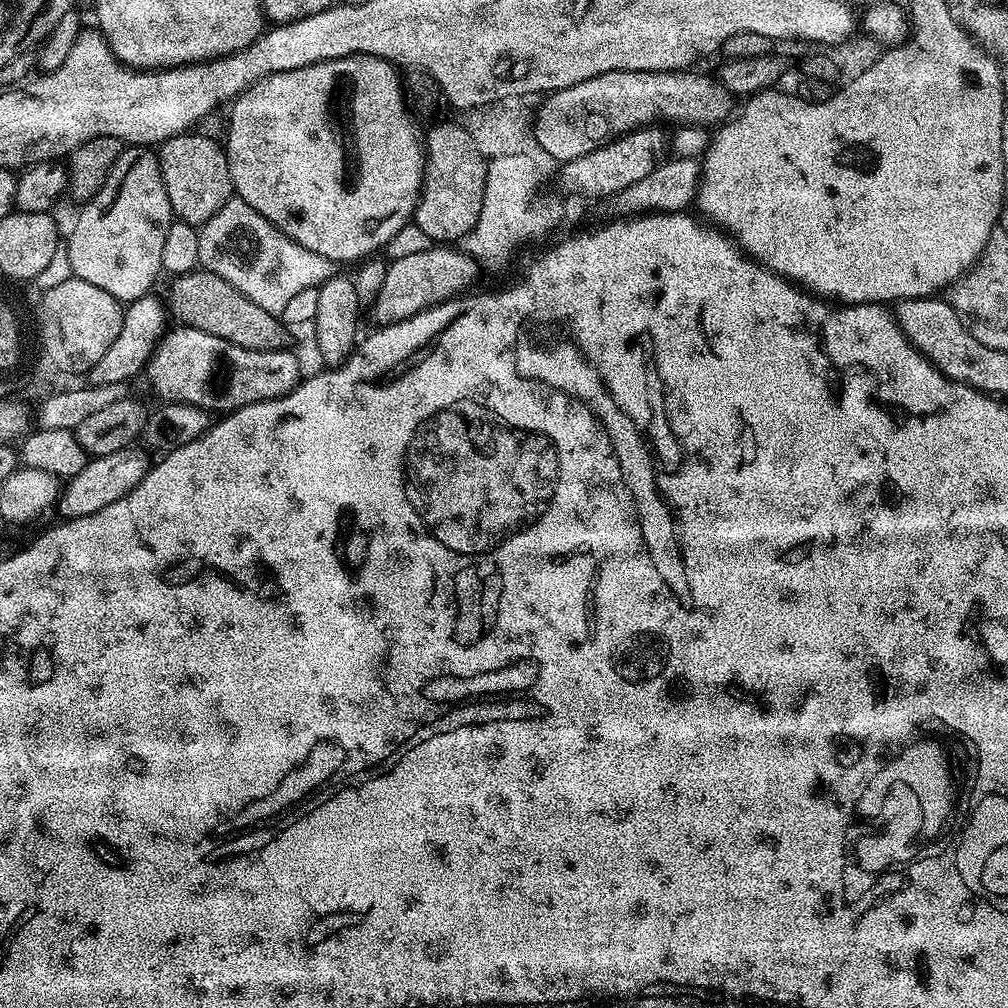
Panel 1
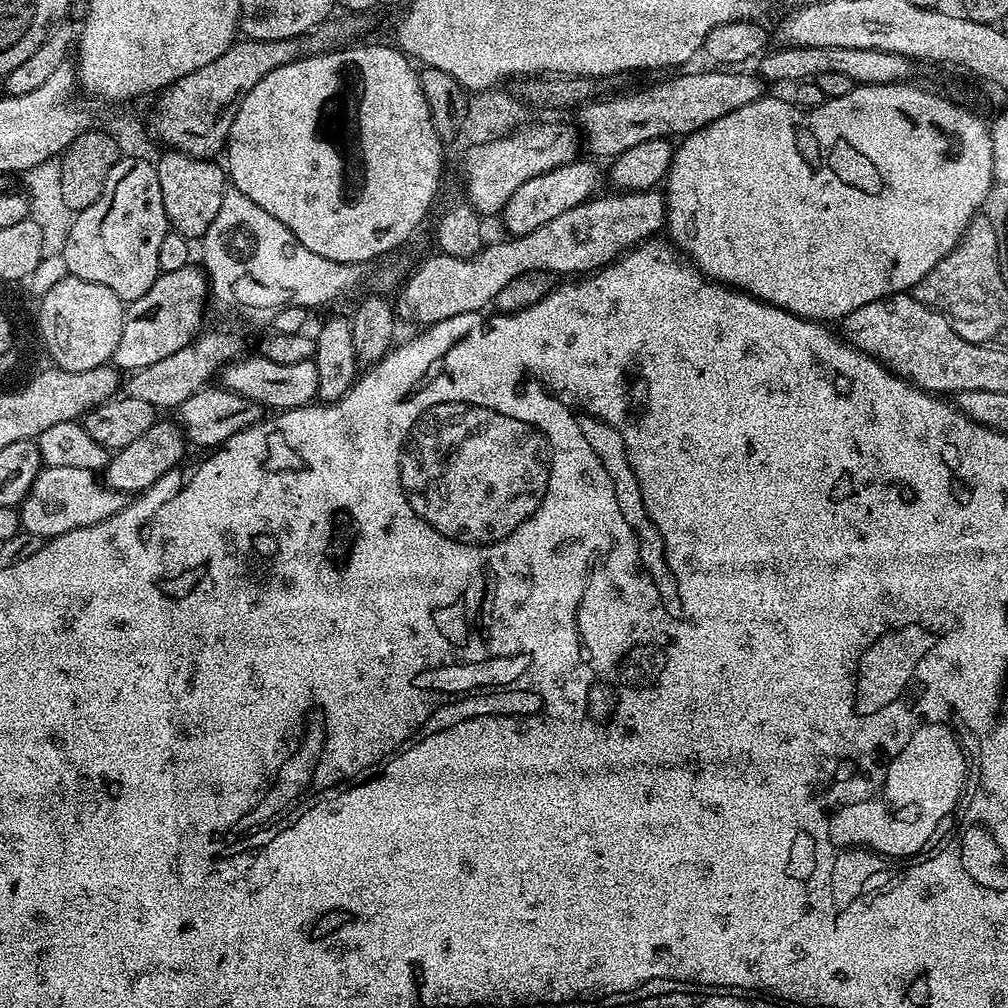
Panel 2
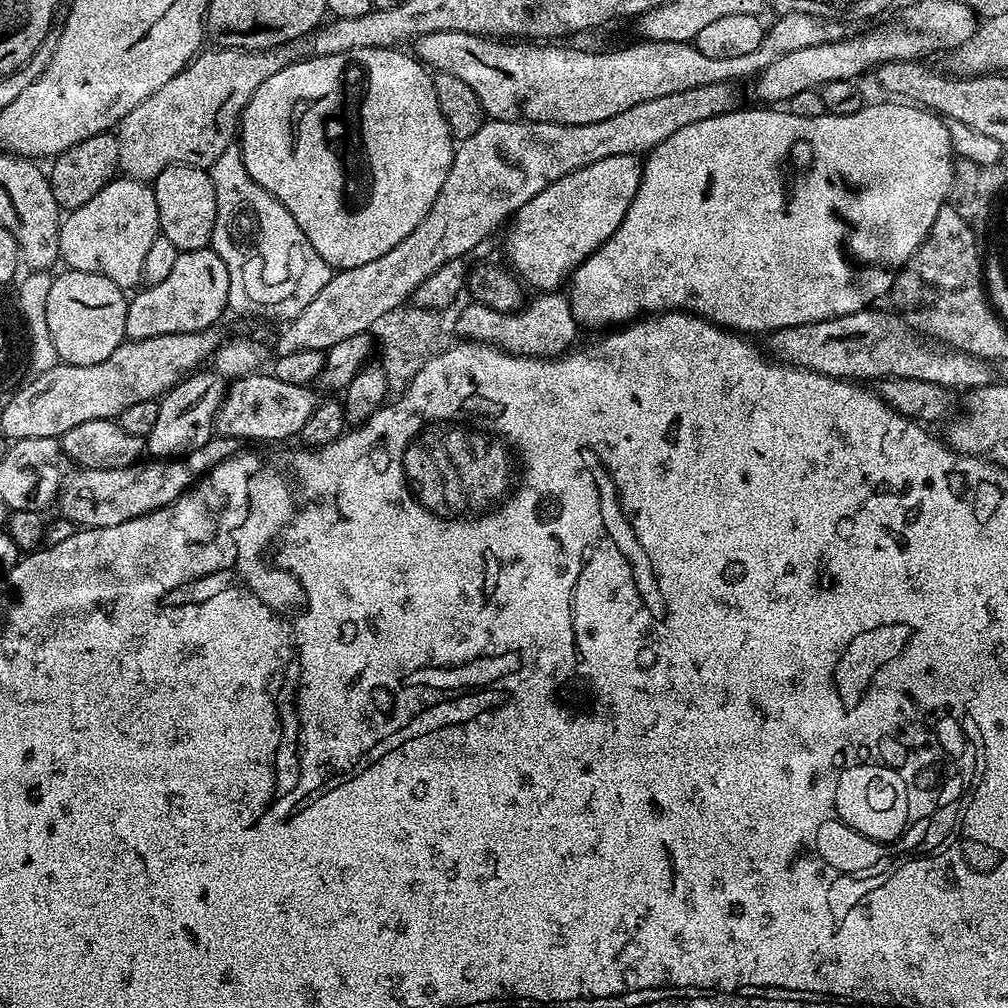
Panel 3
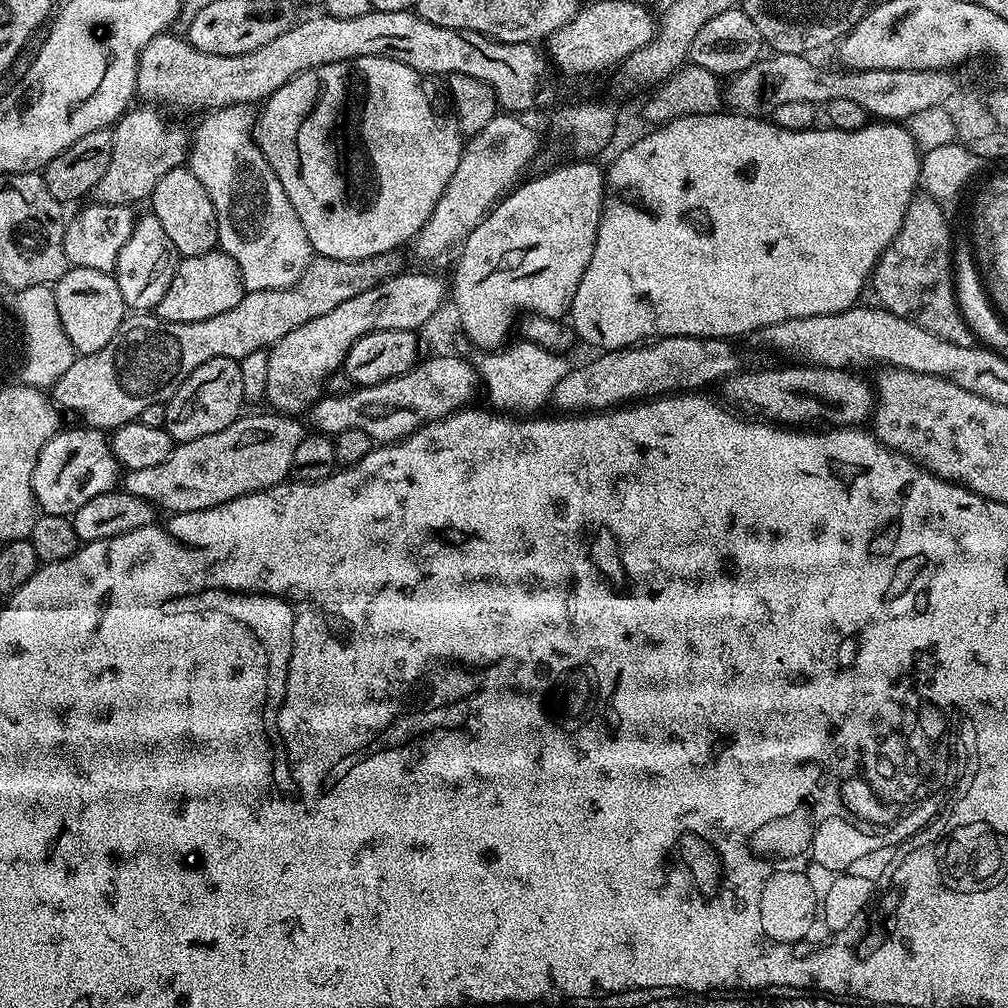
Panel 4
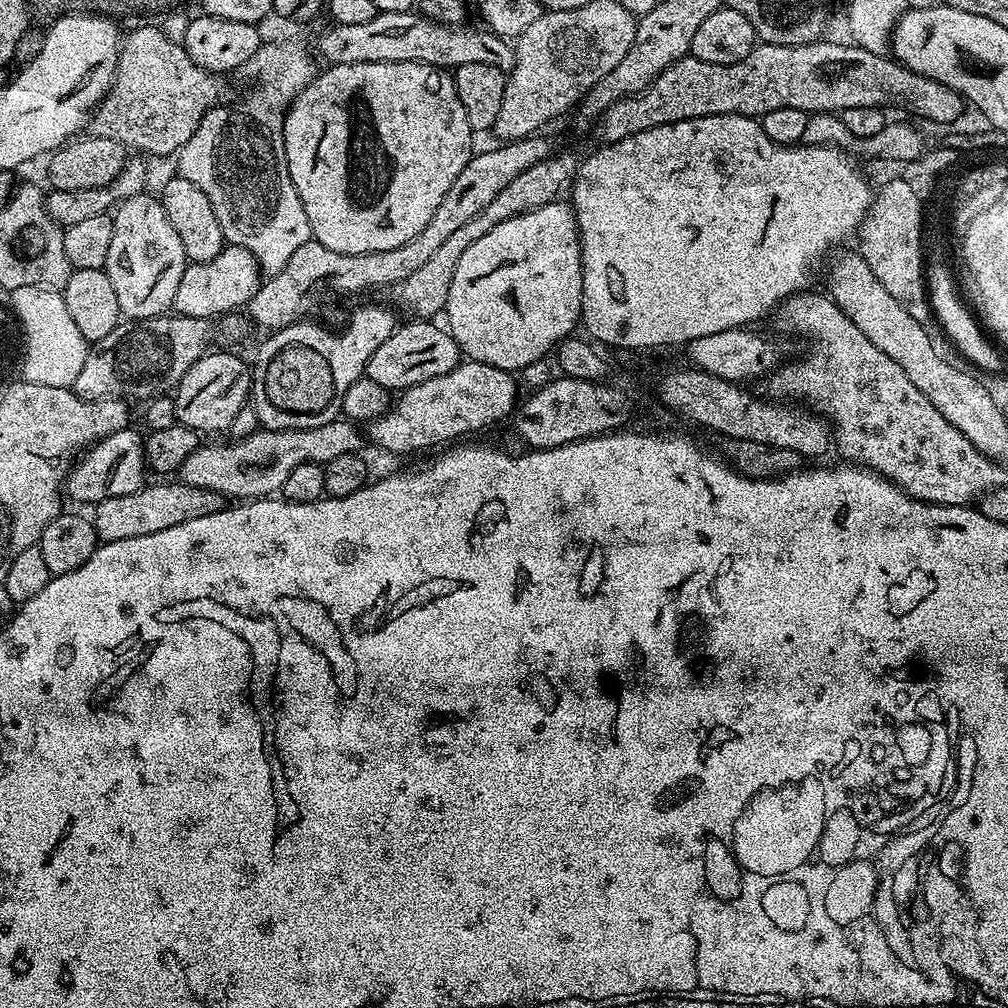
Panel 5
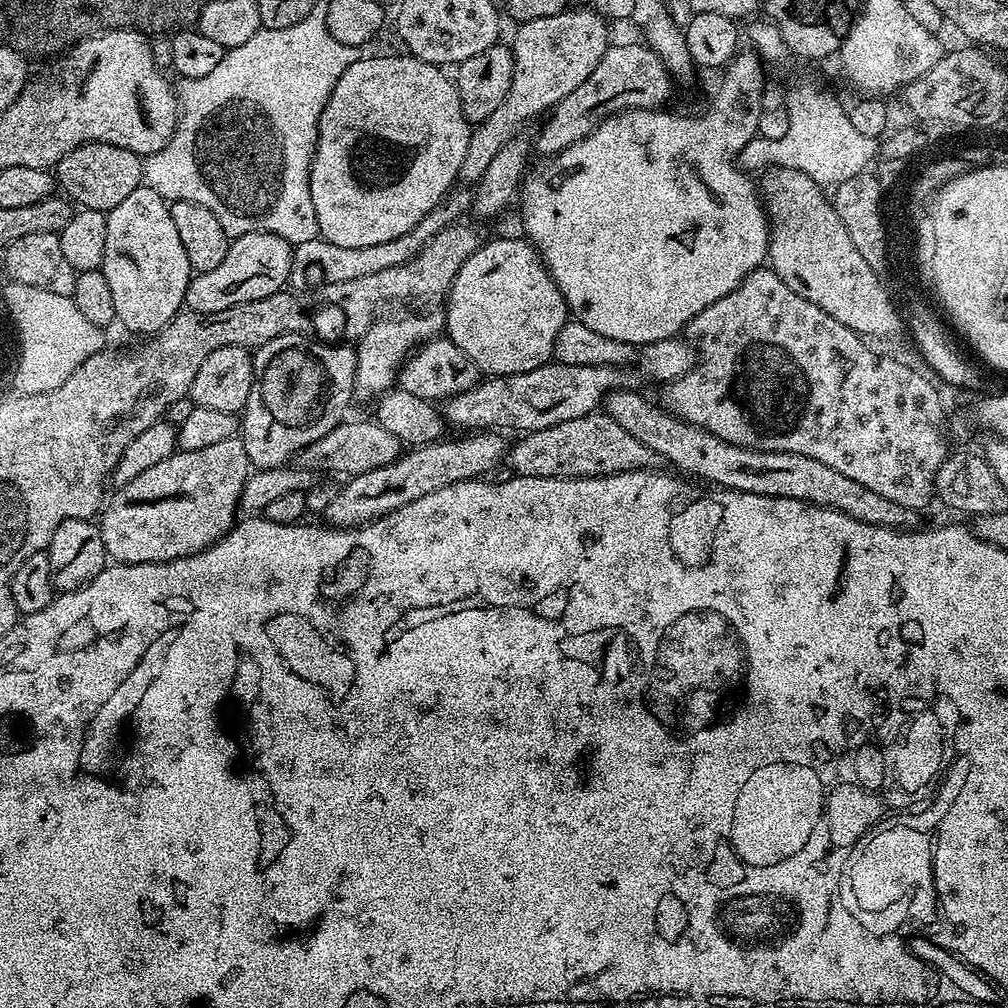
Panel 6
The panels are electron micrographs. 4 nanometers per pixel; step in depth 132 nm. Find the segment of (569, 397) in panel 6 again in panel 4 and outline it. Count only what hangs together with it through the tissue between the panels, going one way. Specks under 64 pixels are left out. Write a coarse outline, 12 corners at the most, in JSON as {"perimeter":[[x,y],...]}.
{"perimeter":[[432,354],[406,374],[321,395],[315,431],[395,442],[471,401],[478,373]]}

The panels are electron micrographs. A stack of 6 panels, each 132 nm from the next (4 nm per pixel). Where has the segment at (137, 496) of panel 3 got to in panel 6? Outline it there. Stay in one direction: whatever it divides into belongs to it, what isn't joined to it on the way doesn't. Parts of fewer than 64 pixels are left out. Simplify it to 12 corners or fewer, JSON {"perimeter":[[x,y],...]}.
{"perimeter":[[345,419],[298,453],[313,474],[351,478],[394,462],[400,440]]}

